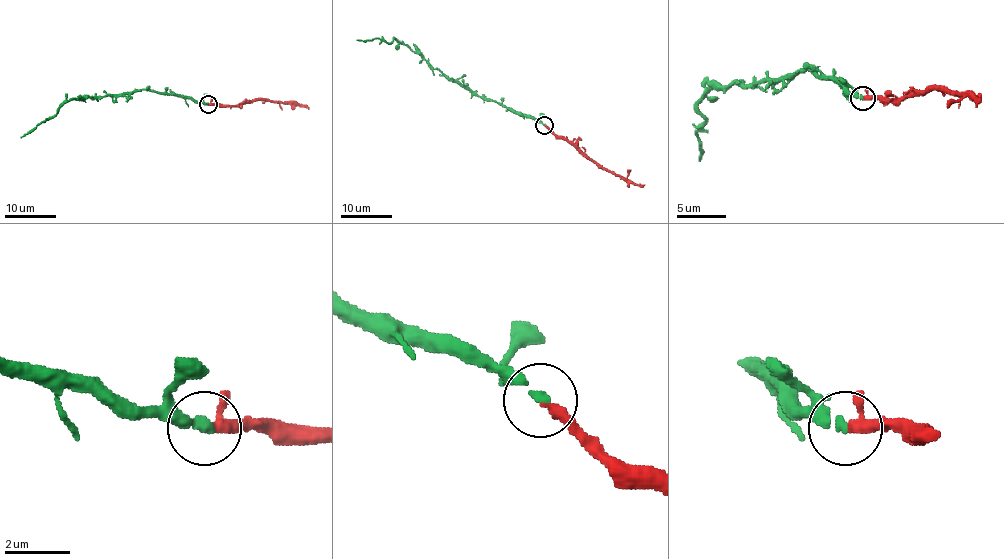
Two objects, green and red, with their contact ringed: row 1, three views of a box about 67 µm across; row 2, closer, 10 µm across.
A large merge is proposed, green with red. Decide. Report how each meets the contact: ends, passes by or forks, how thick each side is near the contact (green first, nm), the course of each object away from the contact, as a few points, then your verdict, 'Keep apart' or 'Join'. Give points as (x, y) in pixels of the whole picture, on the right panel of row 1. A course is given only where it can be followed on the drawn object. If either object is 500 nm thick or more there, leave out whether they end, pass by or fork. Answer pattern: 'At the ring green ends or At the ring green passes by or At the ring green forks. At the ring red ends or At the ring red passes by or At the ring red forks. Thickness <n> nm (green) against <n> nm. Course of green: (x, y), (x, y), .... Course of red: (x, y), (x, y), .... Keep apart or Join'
At the ring green ends. At the ring red passes by. Thickness 280 nm (green) against 240 nm. Course of green: (863, 97), (804, 70), (752, 85), (715, 85), (698, 102), (705, 117), (696, 129), (698, 161). Course of red: (863, 97), (893, 100), (925, 90), (966, 92), (976, 107). Join

